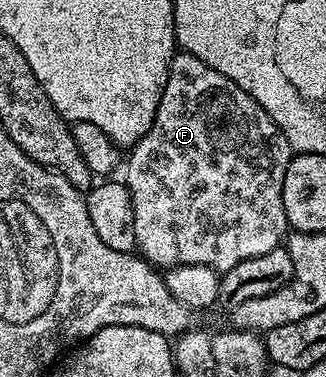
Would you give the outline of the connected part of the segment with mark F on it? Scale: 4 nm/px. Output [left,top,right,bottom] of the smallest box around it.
[125,52,293,272]

